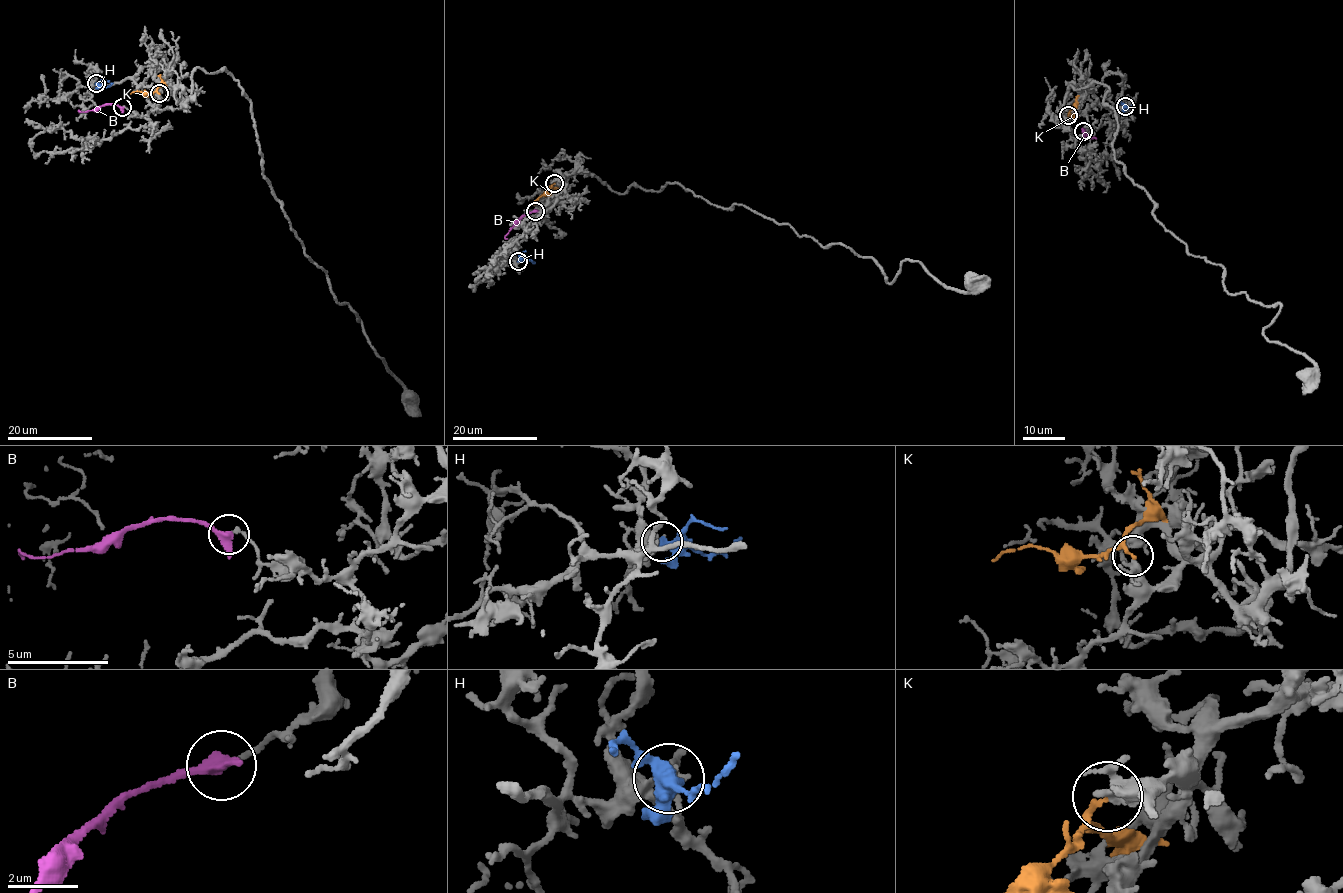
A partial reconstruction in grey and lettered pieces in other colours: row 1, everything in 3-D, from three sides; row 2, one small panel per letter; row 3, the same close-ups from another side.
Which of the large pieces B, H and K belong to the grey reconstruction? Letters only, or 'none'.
none

